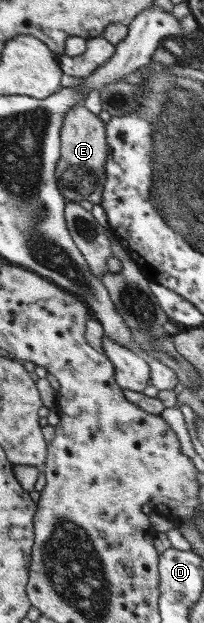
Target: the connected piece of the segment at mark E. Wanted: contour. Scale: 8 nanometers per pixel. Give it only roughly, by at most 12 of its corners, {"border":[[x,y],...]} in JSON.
{"border":[[84,104],[66,114],[56,182],[67,201],[99,205],[106,123]]}

